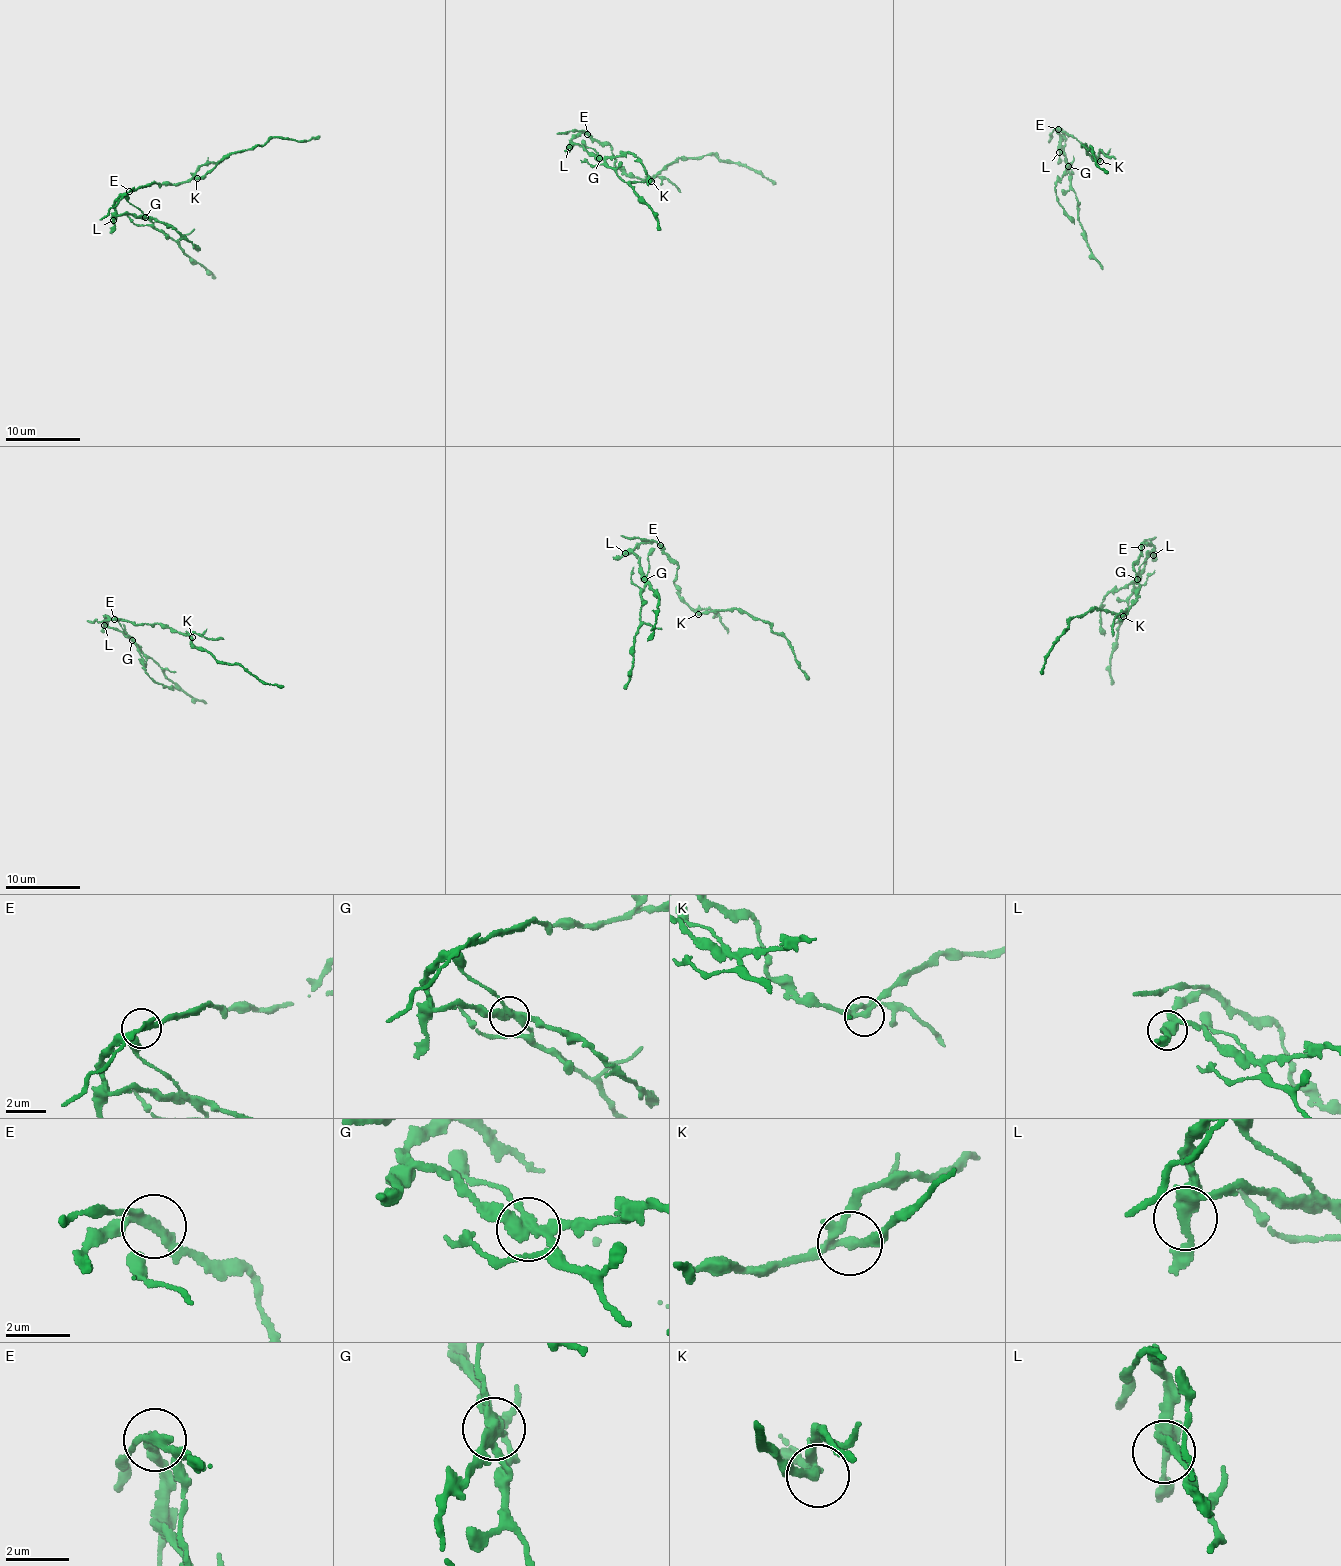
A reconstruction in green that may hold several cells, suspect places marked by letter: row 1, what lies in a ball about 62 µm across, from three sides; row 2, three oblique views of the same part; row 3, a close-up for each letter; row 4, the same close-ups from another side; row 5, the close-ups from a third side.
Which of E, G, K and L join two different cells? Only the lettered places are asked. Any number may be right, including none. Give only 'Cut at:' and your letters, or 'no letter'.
Cut at: E, G

